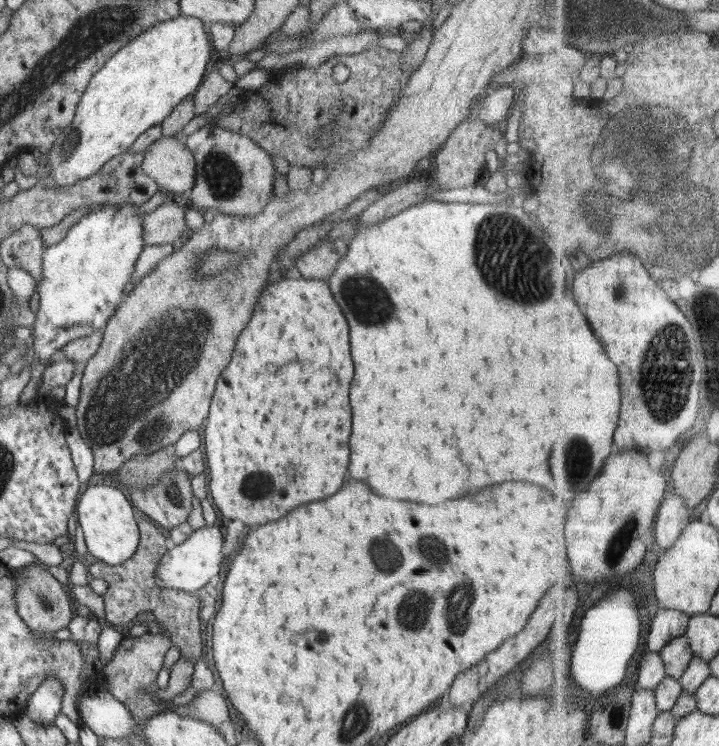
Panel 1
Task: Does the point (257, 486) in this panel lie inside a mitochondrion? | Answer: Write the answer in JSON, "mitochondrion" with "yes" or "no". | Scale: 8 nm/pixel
{"mitochondrion":"yes"}

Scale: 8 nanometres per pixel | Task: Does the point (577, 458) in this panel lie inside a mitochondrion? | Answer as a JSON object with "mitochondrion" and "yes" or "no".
{"mitochondrion":"yes"}

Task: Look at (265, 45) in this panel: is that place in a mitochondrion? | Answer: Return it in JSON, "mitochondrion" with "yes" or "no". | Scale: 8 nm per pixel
{"mitochondrion":"no"}

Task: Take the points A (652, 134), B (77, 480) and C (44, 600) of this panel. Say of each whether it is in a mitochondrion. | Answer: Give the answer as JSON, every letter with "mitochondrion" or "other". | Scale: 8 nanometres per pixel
{"A":"mitochondrion","B":"other","C":"mitochondrion"}

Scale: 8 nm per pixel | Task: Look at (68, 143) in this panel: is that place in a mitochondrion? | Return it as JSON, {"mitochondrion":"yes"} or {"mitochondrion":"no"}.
{"mitochondrion":"yes"}

